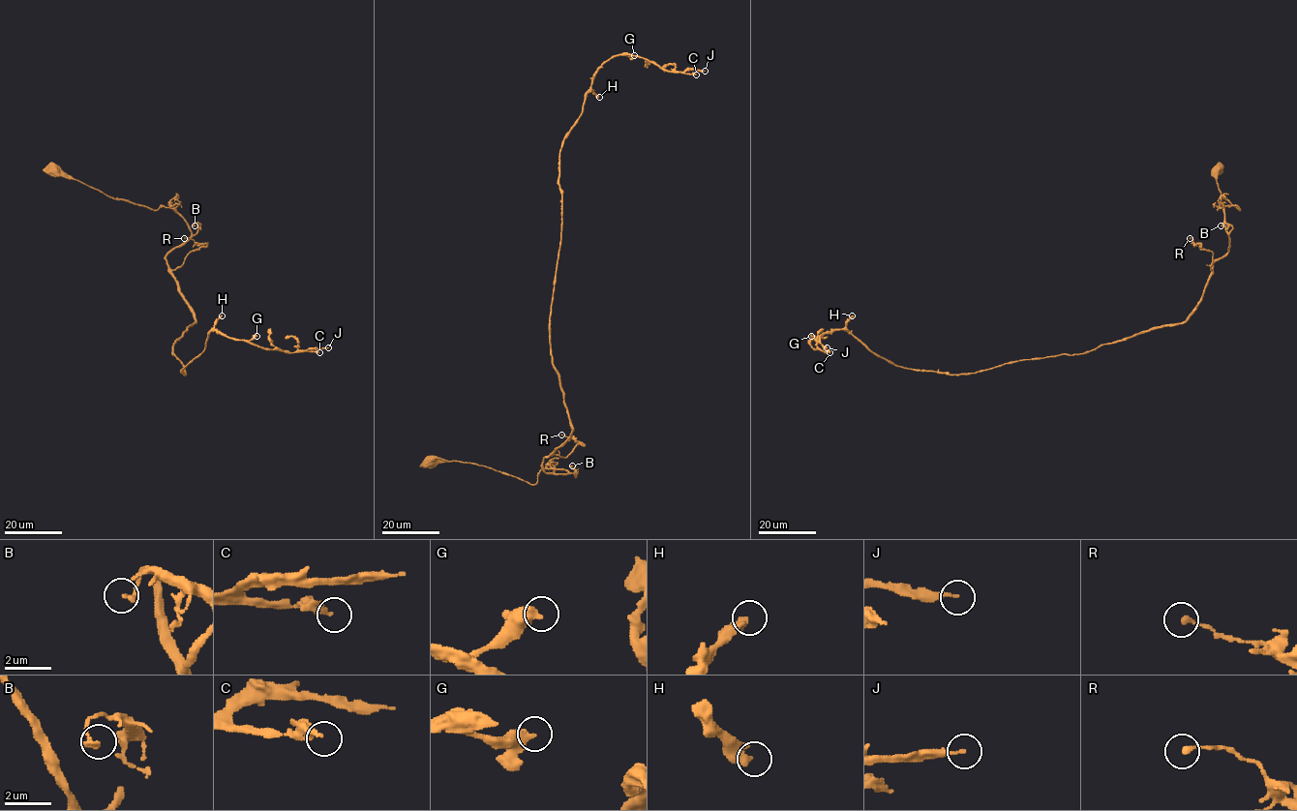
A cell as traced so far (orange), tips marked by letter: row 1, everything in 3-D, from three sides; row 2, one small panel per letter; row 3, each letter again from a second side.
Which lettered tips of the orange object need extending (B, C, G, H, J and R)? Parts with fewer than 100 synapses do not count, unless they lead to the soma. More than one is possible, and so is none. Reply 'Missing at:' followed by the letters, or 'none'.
Missing at: C, H, J

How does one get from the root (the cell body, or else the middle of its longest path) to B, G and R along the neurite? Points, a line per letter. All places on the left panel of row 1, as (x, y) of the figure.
B: (53, 171), (114, 198), (153, 210), (171, 207), (194, 234), (195, 225)
G: (53, 171), (187, 224), (165, 257), (195, 320), (174, 343), (183, 373), (213, 330), (256, 336)
R: (53, 171), (114, 198), (153, 210), (171, 207), (191, 232), (166, 255), (172, 270), (204, 245), (184, 238)

